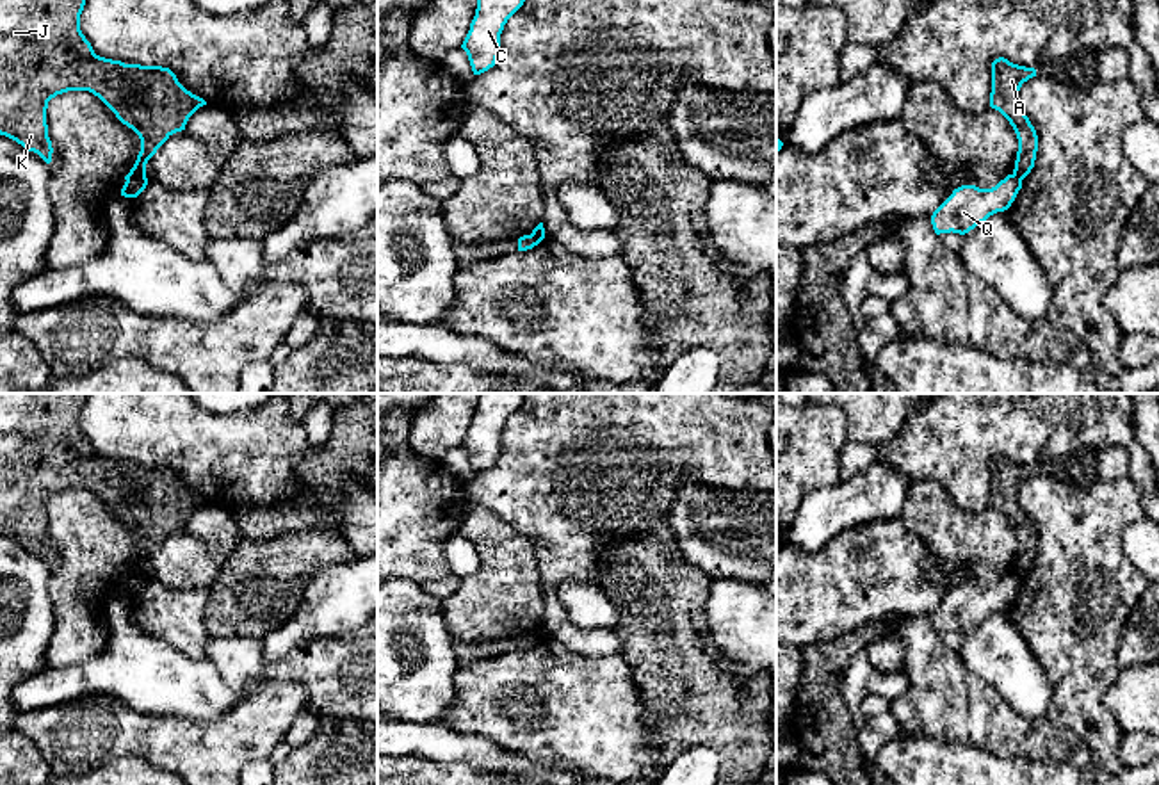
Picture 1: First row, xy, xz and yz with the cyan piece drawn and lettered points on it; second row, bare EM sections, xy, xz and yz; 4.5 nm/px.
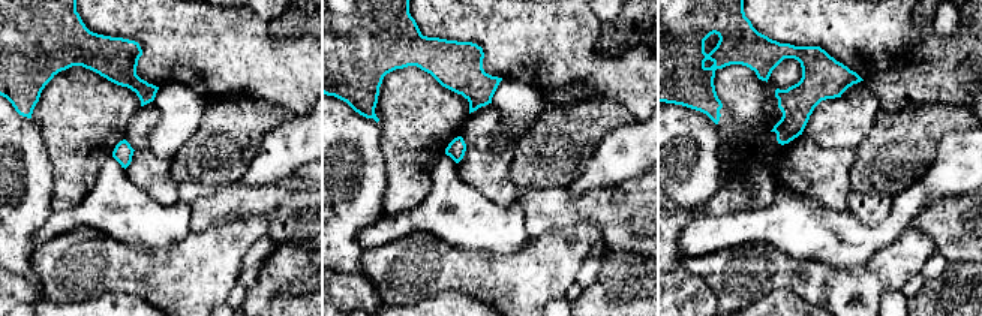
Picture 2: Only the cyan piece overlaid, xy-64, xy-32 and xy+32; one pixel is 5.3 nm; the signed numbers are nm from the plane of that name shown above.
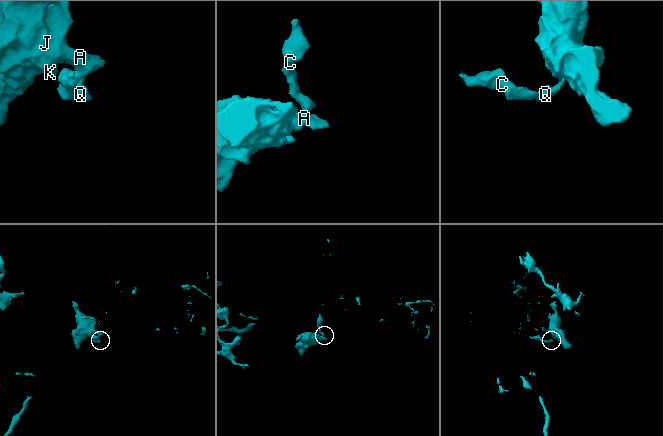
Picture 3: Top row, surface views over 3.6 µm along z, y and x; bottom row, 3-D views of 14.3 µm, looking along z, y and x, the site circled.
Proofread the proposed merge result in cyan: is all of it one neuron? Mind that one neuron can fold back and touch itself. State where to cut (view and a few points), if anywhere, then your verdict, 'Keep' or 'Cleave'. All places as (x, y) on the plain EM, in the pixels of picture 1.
Split along xy (145, 574), (127, 579). Cleave

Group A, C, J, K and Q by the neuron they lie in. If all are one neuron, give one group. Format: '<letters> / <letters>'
A J K / C Q

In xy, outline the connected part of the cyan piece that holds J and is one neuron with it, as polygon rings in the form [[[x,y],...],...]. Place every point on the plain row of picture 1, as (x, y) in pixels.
[[[0,393],[0,534],[52,561],[48,536],[48,500],[68,490],[89,490],[98,495],[116,516],[141,538],[141,550],[125,579],[146,575],[146,562],[157,548],[176,530],[185,529],[189,516],[207,500],[187,490],[169,466],[125,463],[94,452],[80,429],[80,413],[87,393]]]

